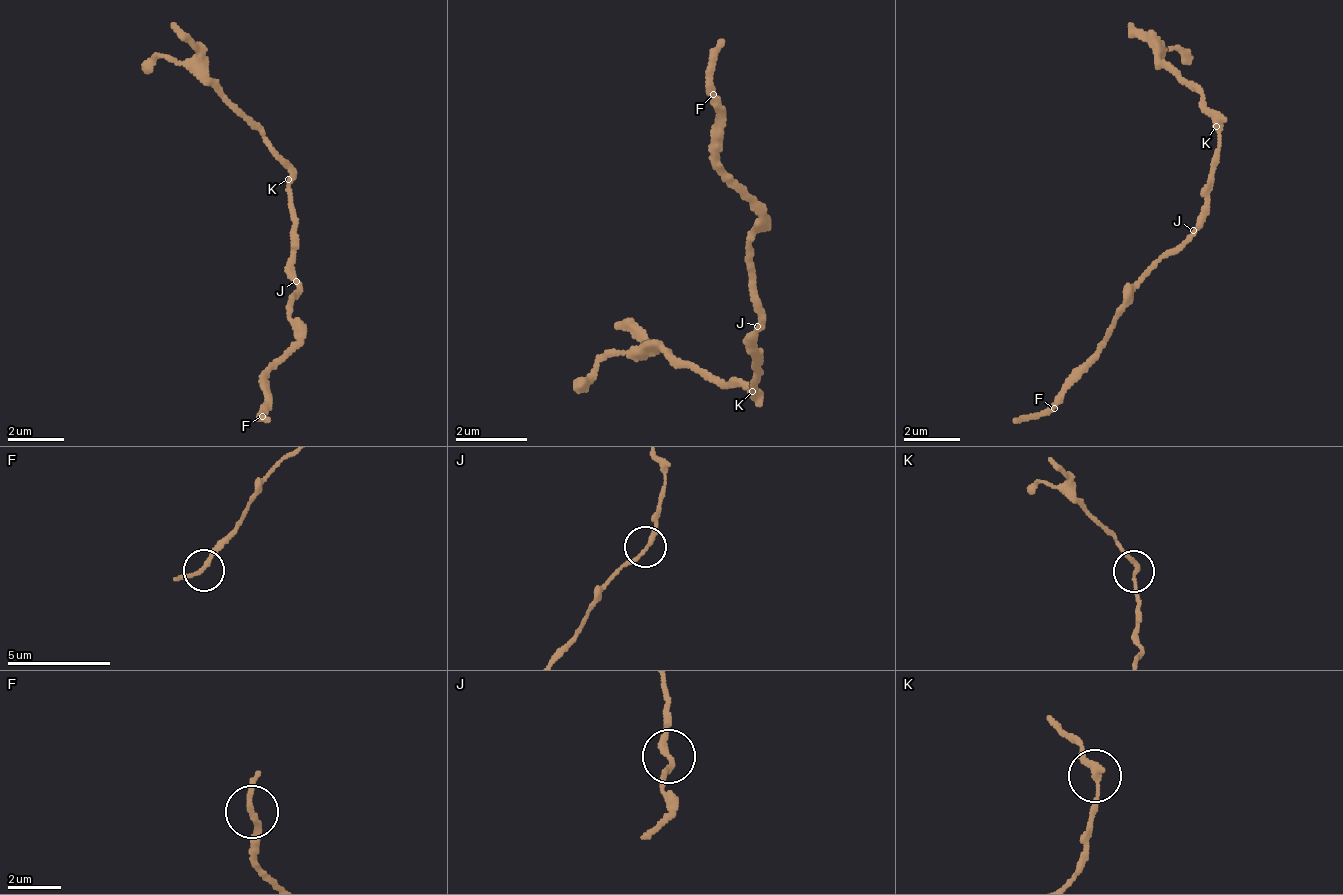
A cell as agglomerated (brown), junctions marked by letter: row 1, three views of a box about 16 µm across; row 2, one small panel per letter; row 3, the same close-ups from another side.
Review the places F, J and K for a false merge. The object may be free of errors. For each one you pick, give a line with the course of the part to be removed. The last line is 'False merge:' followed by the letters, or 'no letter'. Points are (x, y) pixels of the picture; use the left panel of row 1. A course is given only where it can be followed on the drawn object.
K: Course of the part to remove: (290, 176), (268, 147), (209, 87), (167, 60), (140, 68)
False merge: K

